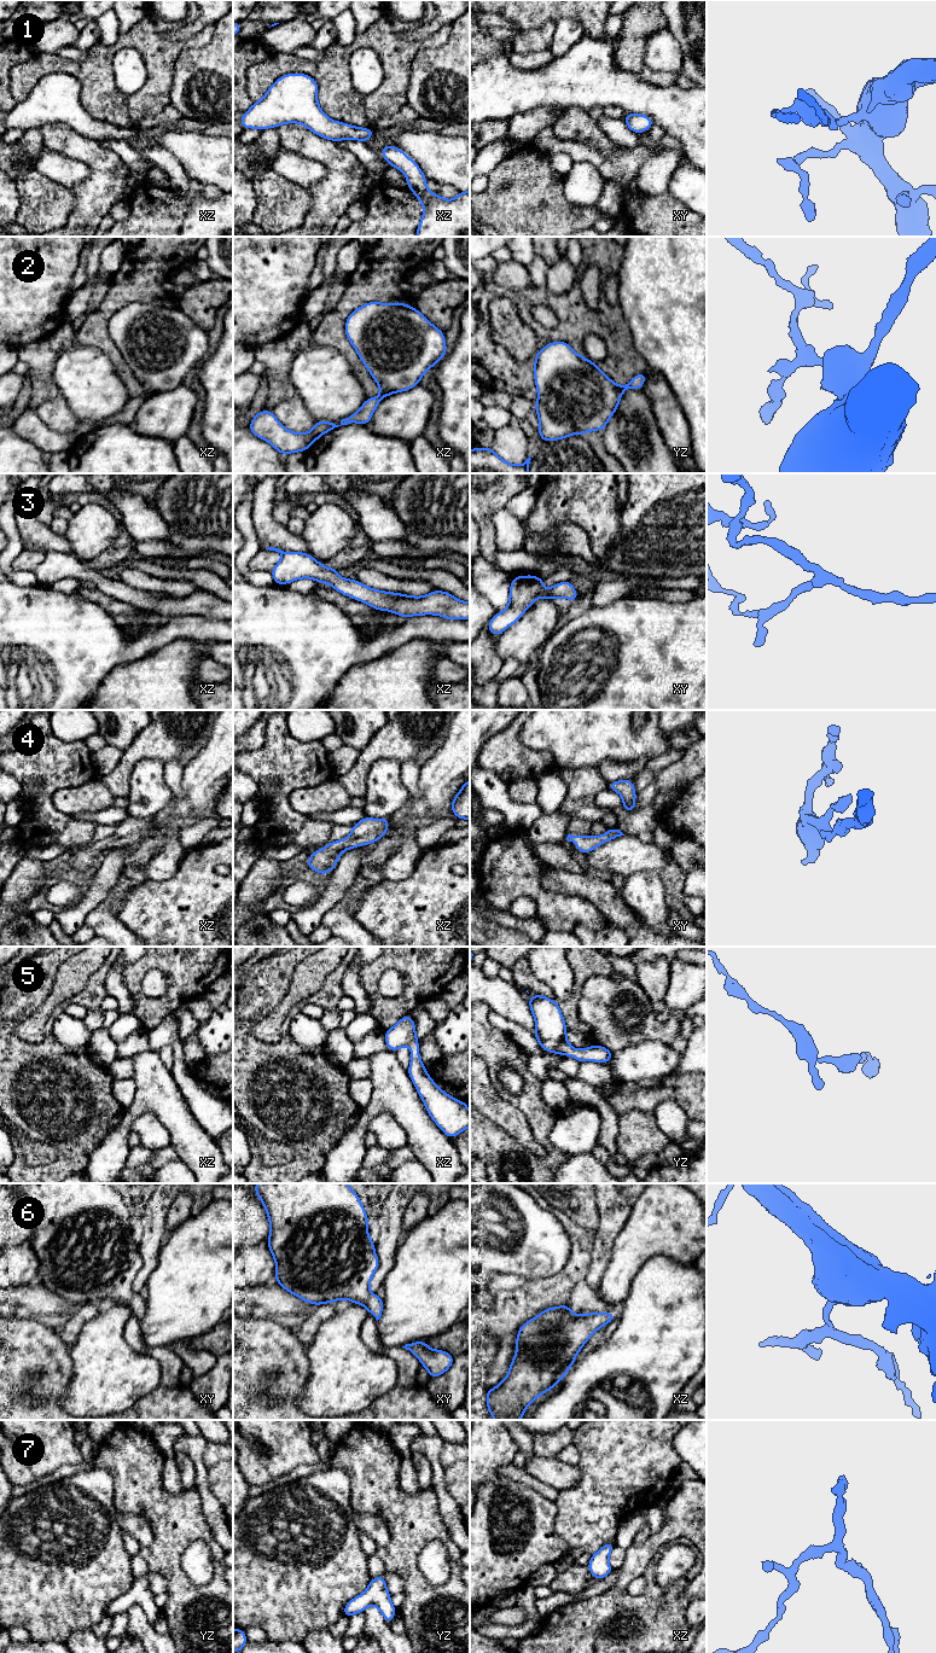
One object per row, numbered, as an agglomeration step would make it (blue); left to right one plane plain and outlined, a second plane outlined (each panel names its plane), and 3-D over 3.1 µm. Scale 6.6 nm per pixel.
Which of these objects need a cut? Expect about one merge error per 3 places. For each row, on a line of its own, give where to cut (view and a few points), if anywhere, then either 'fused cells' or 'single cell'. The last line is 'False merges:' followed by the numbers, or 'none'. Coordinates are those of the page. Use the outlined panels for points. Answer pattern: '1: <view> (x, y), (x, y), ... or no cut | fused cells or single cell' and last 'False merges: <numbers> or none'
1: no cut | single cell
2: no cut | single cell
3: no cut | single cell
4: no cut | single cell
5: no cut | single cell
6: no cut | single cell
7: no cut | single cell
False merges: none

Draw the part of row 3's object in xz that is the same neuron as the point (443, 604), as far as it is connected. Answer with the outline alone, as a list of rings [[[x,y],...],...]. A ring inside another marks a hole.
[[[279,548],[266,549],[279,552],[281,560],[271,571],[275,584],[287,584],[300,578],[313,578],[318,583],[330,583],[337,592],[356,599],[376,610],[394,612],[402,617],[437,615],[447,619],[470,618],[470,603],[454,598],[442,590],[434,590],[425,596],[411,596],[372,589],[356,580],[338,576],[338,568],[326,569],[309,553],[284,552]]]

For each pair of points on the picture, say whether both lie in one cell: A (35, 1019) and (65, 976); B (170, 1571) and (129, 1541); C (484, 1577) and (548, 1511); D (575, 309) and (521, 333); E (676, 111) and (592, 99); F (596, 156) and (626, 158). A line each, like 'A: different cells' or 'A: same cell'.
A: same cell
B: different cells
C: same cell
D: different cells
E: same cell
F: same cell

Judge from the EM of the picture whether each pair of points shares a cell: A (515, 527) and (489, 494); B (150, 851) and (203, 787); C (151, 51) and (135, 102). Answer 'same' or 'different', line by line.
A: different
B: same
C: same

